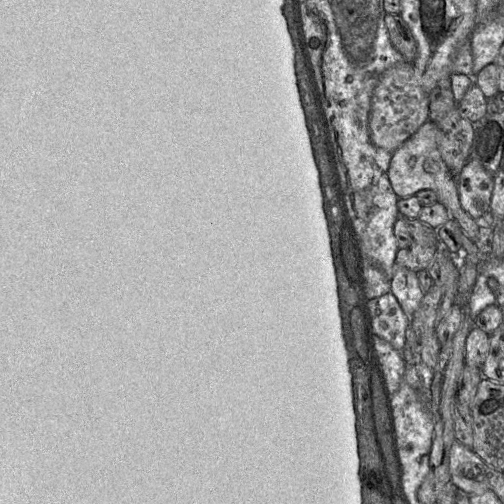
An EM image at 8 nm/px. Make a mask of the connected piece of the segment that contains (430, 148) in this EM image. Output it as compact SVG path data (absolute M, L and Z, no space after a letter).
M428 120L392 153L388 169L388 177L393 191L398 198L414 196L418 191L429 189L437 195L440 202L448 211L450 217L461 226L464 234L476 241L479 236L479 226L461 206L455 175L451 173L441 157L438 142L436 124Z

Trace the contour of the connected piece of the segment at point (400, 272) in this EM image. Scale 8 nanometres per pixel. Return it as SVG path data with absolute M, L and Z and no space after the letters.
M396 266L391 280L391 293L398 300L404 313L409 317L410 324L410 319L418 309L424 295L417 272L402 266Z

